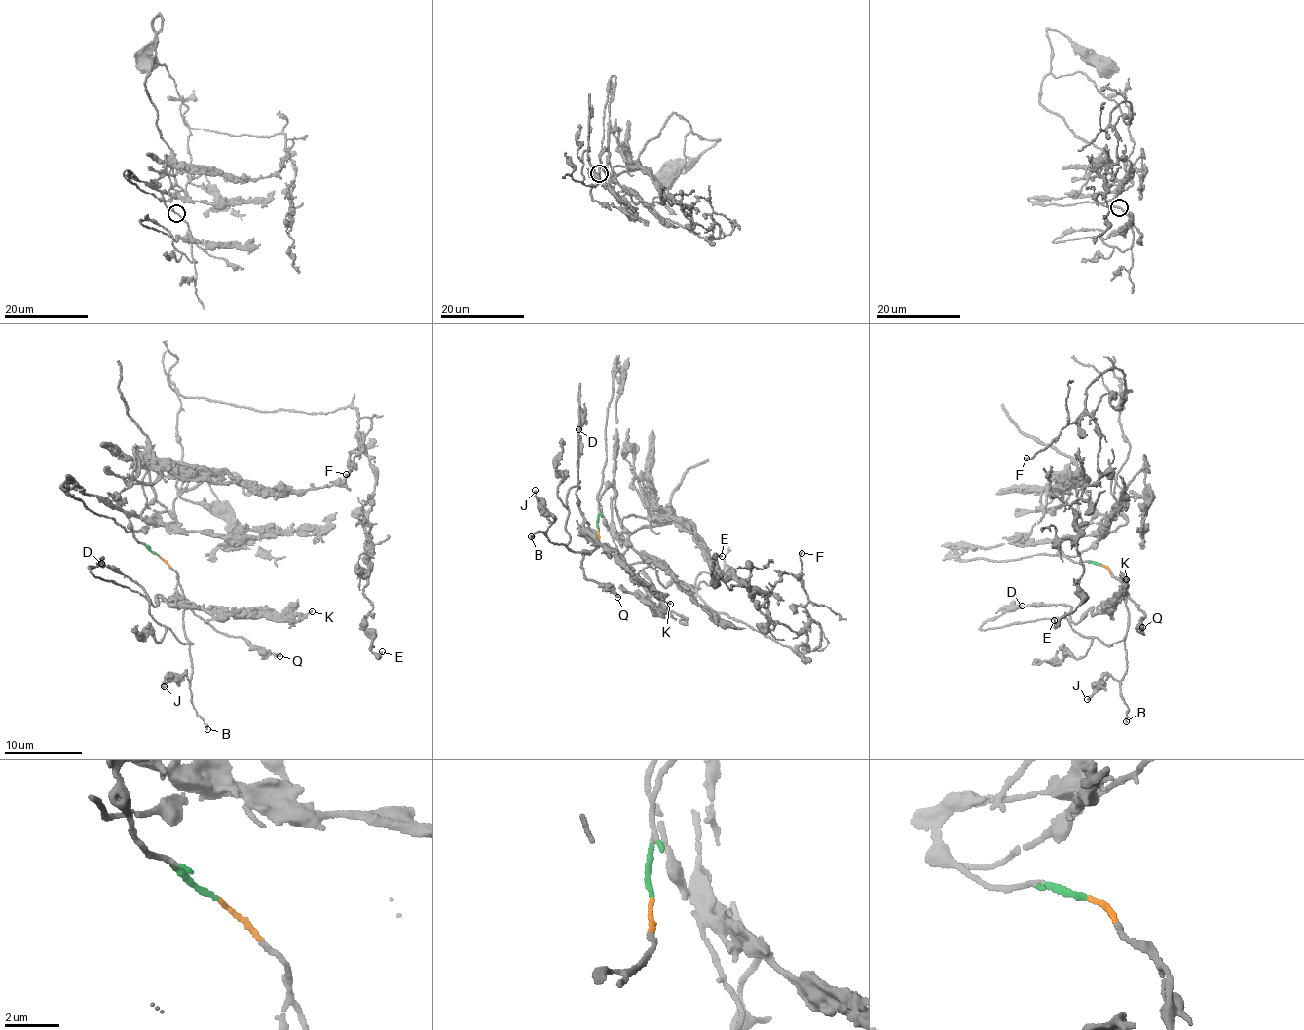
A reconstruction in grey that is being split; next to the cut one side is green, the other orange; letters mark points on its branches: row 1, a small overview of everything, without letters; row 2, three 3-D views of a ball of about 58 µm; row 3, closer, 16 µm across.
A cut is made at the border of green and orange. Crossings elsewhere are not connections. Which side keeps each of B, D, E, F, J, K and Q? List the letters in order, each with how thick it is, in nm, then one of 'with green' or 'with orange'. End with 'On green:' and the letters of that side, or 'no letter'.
B: 190 nm thick; with orange
D: 300 nm thick; with orange
E: 400 nm thick; with green
F: 170 nm thick; with green
J: 190 nm thick; with orange
K: 170 nm thick; with orange
Q: 220 nm thick; with orange
On green: E, F

